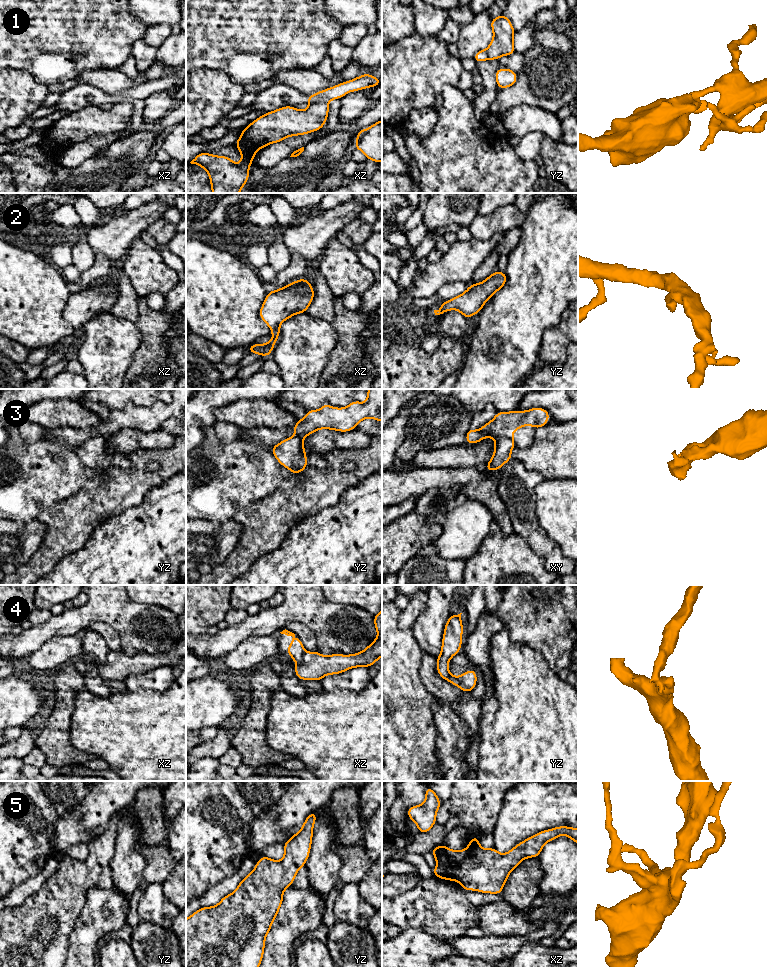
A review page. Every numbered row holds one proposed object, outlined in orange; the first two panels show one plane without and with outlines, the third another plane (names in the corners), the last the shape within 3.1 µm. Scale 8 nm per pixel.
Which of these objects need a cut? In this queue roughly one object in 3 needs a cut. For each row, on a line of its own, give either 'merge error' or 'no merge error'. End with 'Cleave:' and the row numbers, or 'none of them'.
1: merge error
2: no merge error
3: merge error
4: merge error
5: no merge error
Cleave: 1, 3, 4

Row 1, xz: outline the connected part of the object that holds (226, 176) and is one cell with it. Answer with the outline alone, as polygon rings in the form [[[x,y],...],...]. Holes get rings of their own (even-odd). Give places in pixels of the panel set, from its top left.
[[[322,101],[309,104],[304,111],[285,106],[268,112],[245,127],[234,143],[241,152],[240,164],[226,156],[205,152],[198,154],[190,163],[207,171],[212,193],[239,193],[249,178],[250,164],[258,150],[289,136],[320,130],[327,121],[328,112],[328,103]]]

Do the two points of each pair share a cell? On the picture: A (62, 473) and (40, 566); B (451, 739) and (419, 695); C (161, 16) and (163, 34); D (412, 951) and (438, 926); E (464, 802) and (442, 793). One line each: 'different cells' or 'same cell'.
A: different cells
B: different cells
C: different cells
D: different cells
E: different cells

